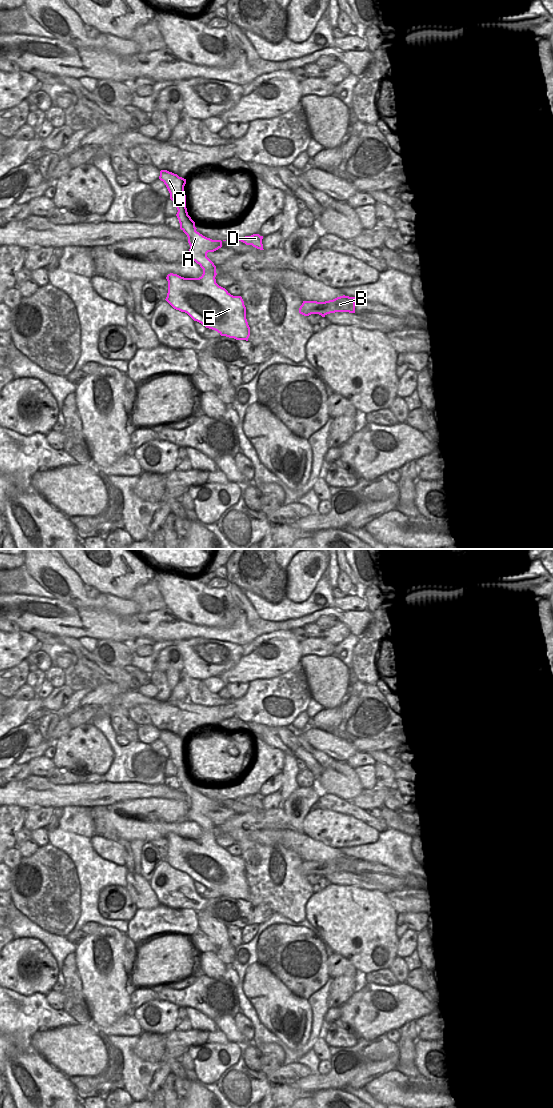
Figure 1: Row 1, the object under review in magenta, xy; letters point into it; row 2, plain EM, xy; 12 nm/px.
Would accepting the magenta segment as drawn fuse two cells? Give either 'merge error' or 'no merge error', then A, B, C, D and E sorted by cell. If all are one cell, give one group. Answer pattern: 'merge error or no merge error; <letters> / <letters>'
no merge error; A B C D E

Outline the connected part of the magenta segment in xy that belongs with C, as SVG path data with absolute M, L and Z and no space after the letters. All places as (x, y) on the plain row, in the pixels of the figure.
M161 730L159 739L164 742L178 772L176 774L180 789L187 795L190 809L185 820L195 821L203 829L199 838L184 838L177 834L170 833L168 841L168 853L166 861L176 870L187 873L194 881L204 885L206 888L217 891L221 896L246 900L250 896L250 887L246 879L246 867L241 856L231 855L225 848L216 843L216 826L207 817L208 812L214 812L222 807L221 800L212 800L196 791L195 782L188 775L186 768L186 755L184 746L186 739L167 730Z

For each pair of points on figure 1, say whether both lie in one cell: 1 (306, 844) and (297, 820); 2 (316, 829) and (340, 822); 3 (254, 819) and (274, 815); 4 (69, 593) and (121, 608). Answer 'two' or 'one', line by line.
1: two
2: one
3: one
4: one

